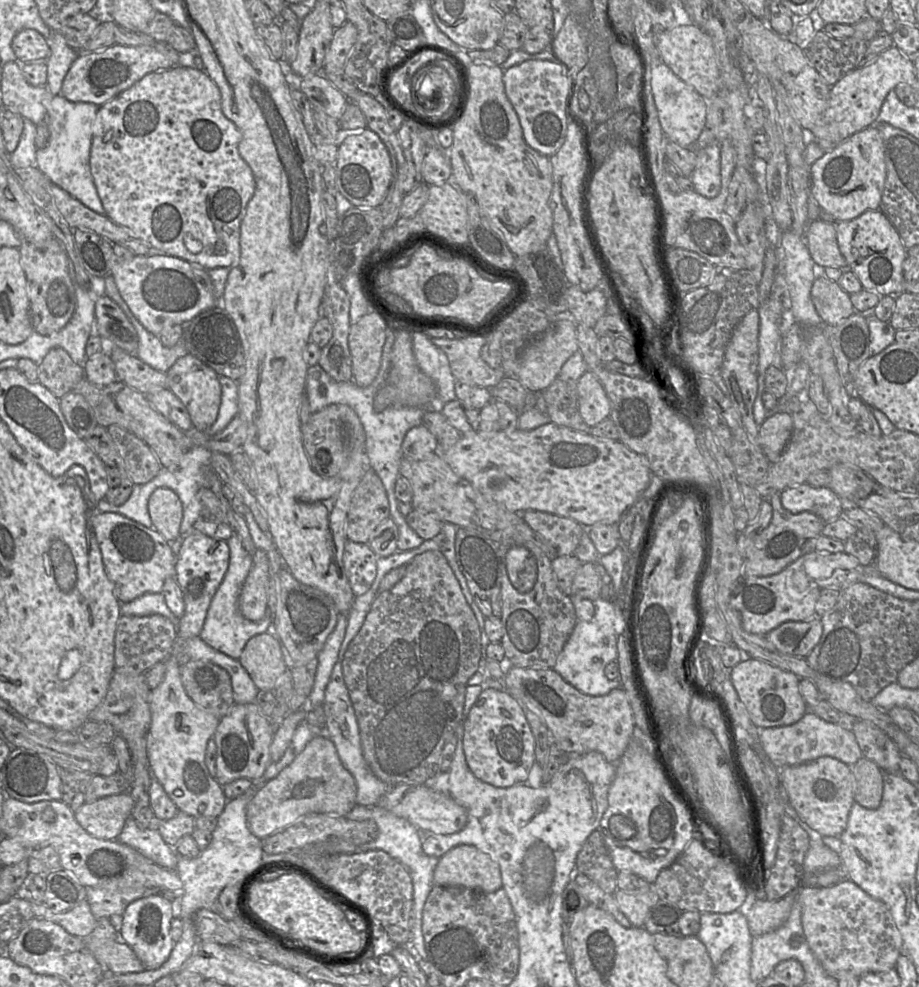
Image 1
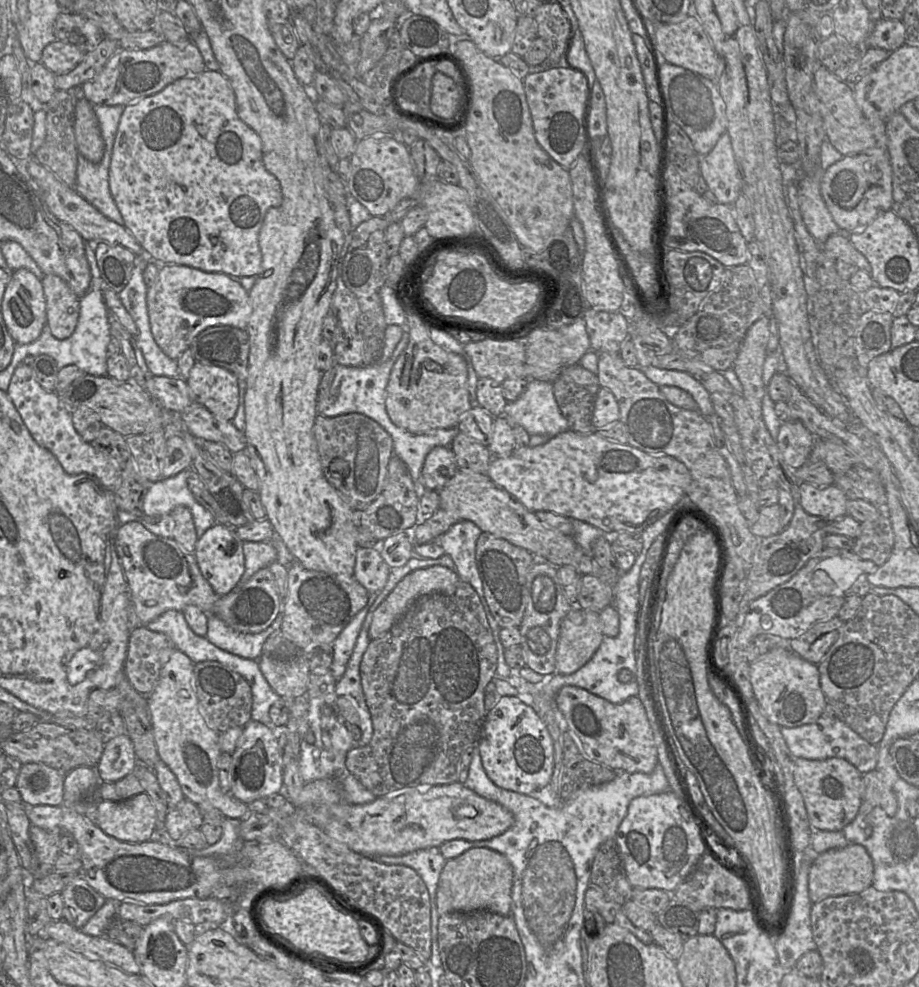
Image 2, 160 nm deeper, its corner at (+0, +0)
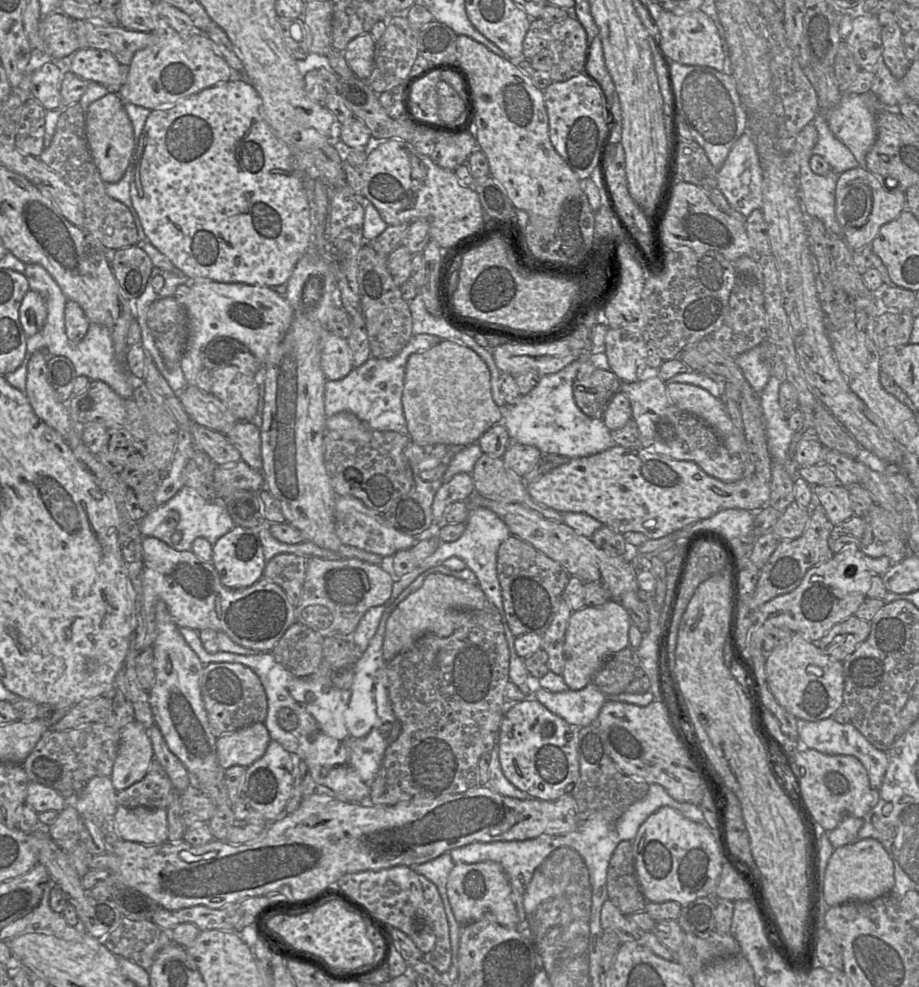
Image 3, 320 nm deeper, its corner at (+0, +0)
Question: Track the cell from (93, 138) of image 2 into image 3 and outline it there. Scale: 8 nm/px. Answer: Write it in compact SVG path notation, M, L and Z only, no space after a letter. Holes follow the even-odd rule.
M109 92L85 110L86 137L92 159L105 183L116 183L125 175L135 151L137 138L124 103L117 93Z

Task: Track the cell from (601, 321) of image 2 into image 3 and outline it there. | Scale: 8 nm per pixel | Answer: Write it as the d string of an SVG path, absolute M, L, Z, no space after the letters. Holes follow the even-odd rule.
M609 328L605 336L605 354L610 370L622 382L657 376L657 369L646 363L646 342L640 331Z

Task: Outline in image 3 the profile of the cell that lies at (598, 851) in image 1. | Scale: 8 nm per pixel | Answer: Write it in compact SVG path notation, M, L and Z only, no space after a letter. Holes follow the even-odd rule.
M620 841L607 869L608 899L626 916L645 910L644 897L636 876L632 841Z

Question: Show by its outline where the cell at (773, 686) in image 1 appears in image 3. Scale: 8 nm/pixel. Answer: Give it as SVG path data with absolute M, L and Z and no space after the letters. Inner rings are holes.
M799 634L767 654L765 673L777 702L797 719L818 721L832 717L843 705L843 666Z

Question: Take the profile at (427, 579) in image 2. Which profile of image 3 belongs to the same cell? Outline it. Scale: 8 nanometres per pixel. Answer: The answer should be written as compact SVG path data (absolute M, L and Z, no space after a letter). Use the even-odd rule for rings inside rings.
M441 573L429 574L422 586L397 604L387 619L383 640L384 660L386 663L390 662L425 634L450 636L455 630L455 625L451 622L452 610L480 610L488 603L487 596L478 585Z

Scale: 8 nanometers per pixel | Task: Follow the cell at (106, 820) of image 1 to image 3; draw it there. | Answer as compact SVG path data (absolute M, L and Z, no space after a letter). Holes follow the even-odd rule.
M118 805L113 816L113 829L120 839L146 845L162 844L168 841L167 811Z

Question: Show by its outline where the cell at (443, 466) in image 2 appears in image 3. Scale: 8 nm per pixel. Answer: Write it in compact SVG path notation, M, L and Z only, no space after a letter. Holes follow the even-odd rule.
M458 473L444 483L434 497L432 511L433 523L439 527L446 525L443 521L445 509L454 502L467 501L475 494L475 487L469 473Z

